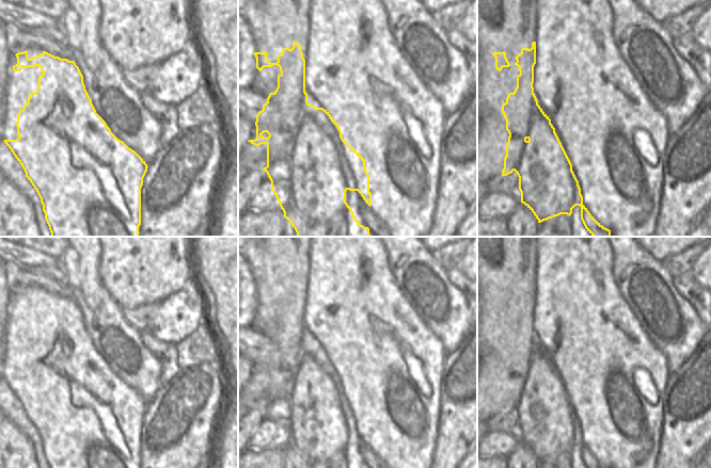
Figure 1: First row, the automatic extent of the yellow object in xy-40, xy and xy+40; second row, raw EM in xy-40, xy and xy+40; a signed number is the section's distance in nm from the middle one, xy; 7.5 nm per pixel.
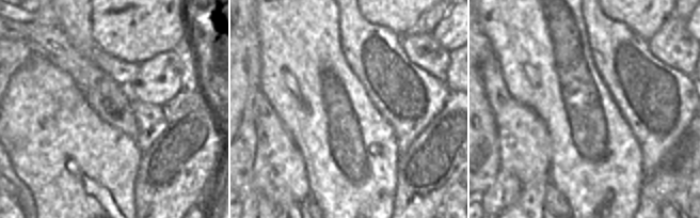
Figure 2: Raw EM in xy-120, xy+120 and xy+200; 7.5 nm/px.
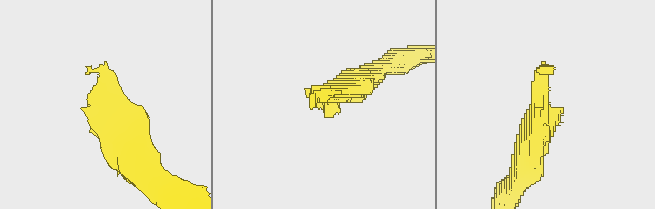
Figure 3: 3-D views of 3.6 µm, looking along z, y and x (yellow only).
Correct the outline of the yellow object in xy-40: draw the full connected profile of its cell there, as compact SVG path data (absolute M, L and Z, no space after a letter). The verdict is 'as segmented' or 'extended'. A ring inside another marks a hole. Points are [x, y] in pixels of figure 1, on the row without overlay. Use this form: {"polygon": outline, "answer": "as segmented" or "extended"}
{"polygon": "M27 289L15 294L17 303L13 305L14 310L20 310L22 306L38 305L43 313L38 316L36 330L30 333L28 341L17 354L19 376L4 378L4 382L36 429L49 468L141 468L145 433L144 415L158 390L148 396L113 369L111 362L96 349L88 320L74 294L72 300L46 290L31 297L28 296Z", "answer": "extended"}

